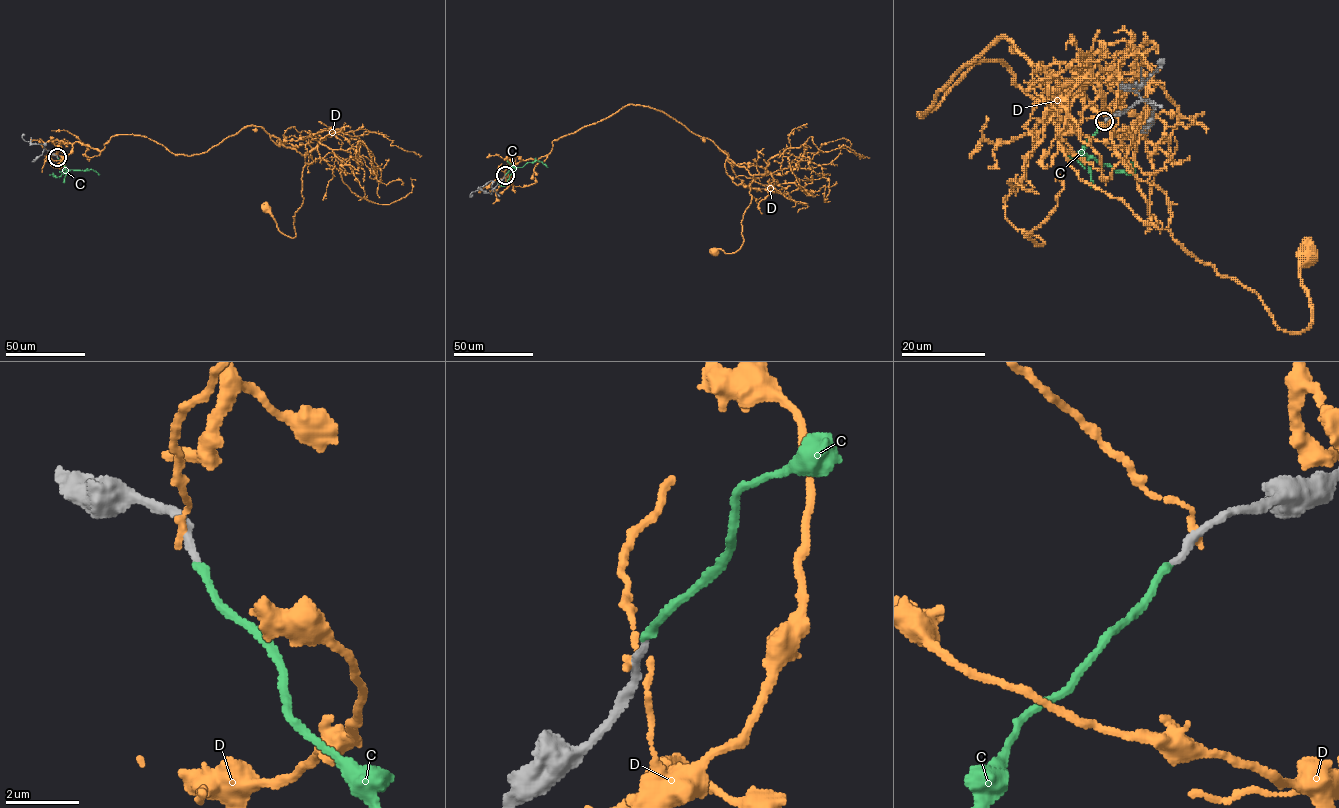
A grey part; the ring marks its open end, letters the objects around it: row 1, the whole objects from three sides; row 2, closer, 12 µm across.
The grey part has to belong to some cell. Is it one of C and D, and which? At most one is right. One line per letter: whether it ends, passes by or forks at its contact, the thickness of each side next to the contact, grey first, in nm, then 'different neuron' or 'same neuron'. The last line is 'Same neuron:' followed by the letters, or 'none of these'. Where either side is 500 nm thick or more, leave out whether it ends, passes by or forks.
C: it ends there; 200 nm thick on the grey side, 220 nm on the other; same neuron
D: it ends there; 300 nm thick on the grey side, 180 nm on the other; different neuron
Same neuron: C

